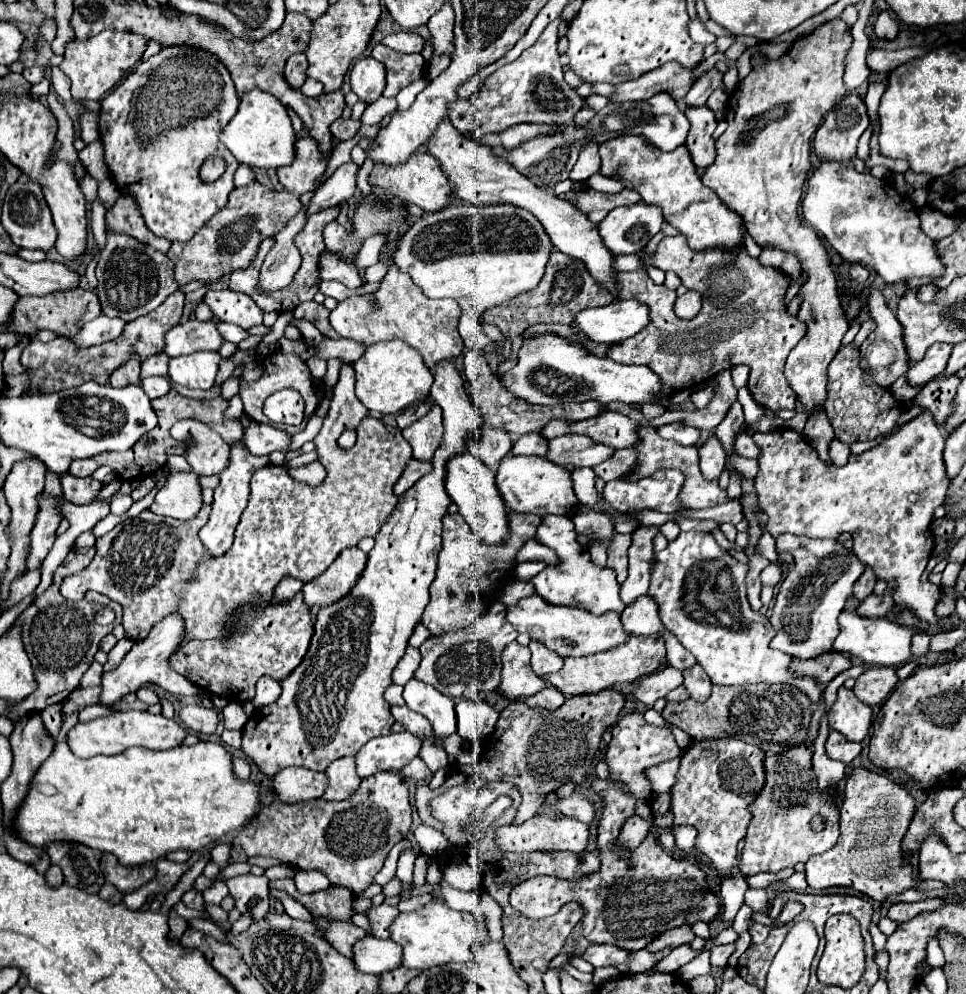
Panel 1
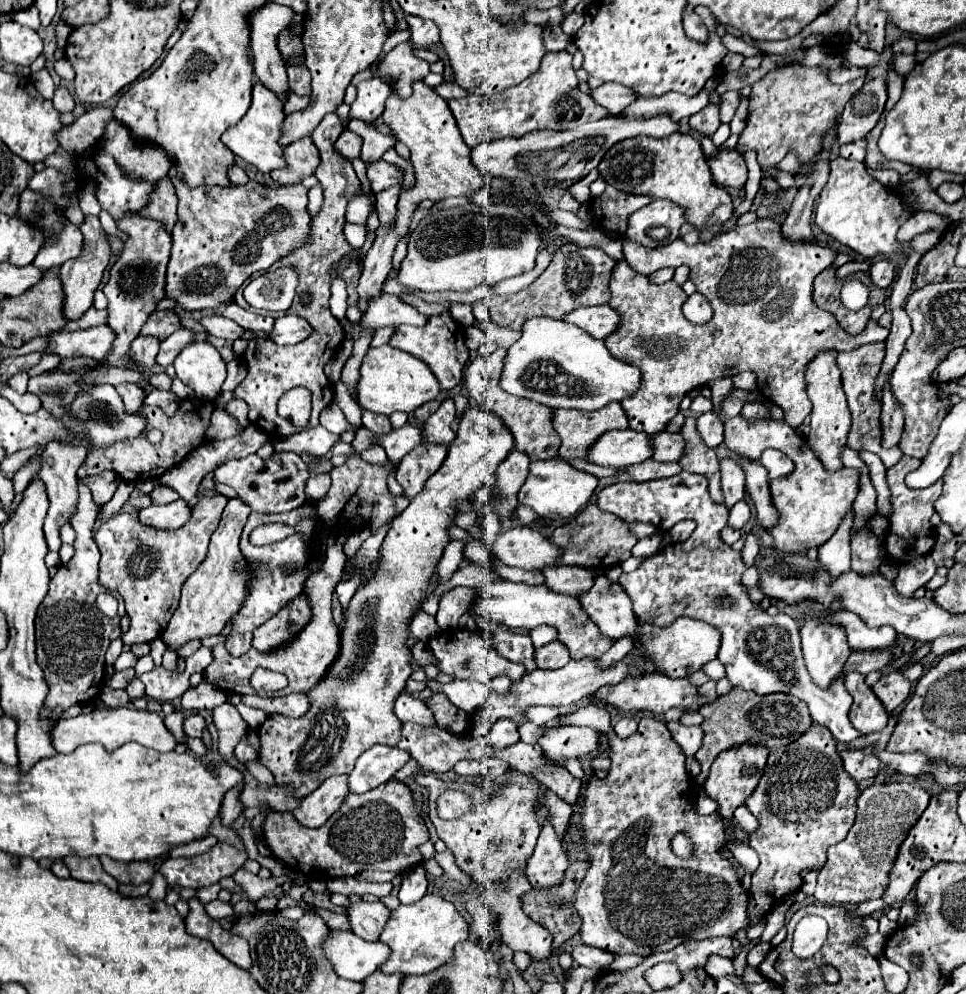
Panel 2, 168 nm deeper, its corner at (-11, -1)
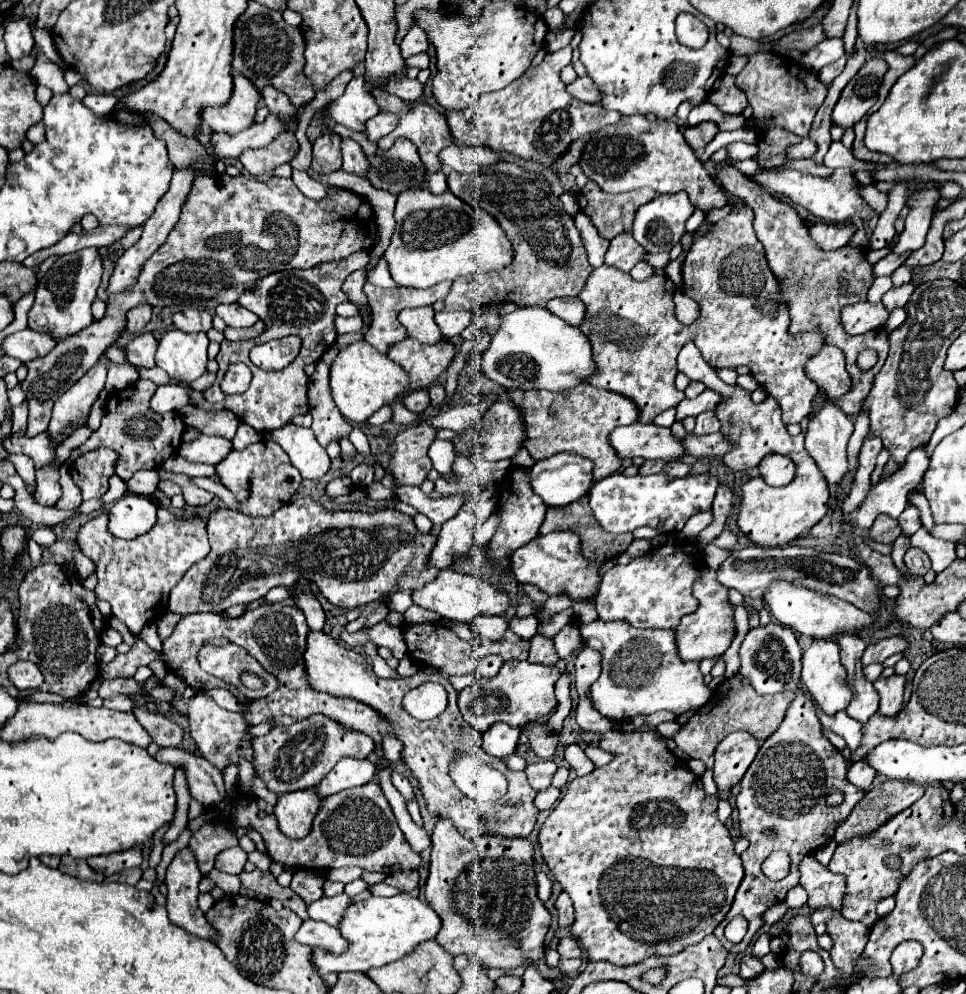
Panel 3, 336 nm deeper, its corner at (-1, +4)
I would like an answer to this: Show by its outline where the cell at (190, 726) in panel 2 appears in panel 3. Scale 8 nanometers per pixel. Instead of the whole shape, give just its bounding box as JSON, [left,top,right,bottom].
[133,708,185,748]

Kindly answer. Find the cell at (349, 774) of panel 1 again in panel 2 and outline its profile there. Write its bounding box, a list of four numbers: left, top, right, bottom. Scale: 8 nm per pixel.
[291,775,349,827]

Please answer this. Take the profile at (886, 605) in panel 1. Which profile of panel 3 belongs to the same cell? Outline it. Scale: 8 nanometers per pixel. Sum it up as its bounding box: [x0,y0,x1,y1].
[905,548,931,576]

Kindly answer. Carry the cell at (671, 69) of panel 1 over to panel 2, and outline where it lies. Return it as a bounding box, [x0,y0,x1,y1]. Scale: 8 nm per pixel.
[591,83,637,115]

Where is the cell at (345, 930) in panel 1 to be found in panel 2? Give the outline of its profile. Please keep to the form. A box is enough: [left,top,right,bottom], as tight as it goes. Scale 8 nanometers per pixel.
[311,907,349,929]

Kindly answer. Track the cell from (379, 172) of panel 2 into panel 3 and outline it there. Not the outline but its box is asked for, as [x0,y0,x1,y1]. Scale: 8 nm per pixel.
[341,138,371,178]

